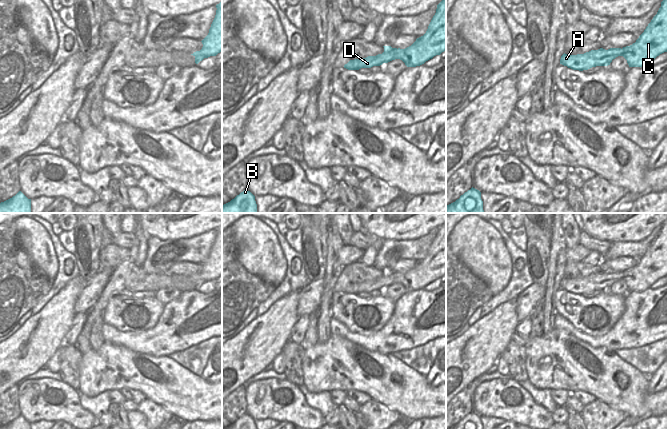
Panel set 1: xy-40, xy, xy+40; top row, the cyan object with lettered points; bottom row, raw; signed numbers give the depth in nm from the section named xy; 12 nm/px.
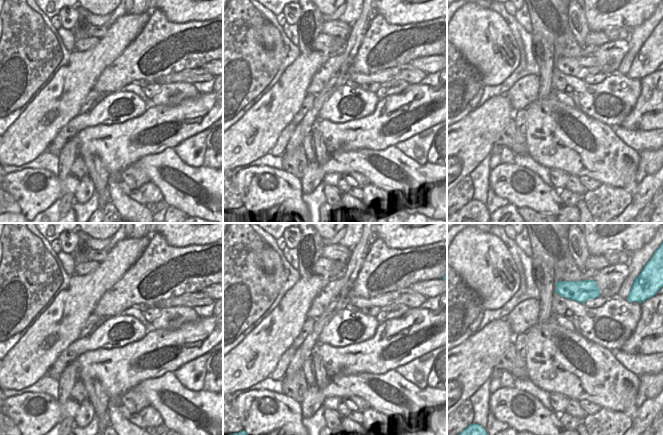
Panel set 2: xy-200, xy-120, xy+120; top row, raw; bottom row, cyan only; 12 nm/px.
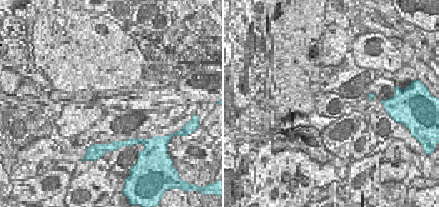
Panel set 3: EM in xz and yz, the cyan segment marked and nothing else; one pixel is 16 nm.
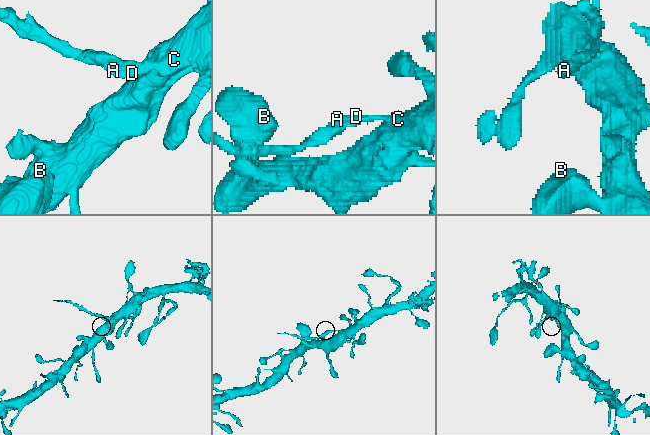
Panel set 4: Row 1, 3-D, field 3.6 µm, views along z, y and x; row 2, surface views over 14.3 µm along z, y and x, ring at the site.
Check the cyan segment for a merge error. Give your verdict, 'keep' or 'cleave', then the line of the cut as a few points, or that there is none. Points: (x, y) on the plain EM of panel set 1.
cleave; cut xy (397, 273), (394, 282)

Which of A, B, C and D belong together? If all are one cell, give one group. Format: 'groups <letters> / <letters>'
groups A D / B C

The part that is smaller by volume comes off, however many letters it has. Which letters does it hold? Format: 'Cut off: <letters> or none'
Cut off: A, D.

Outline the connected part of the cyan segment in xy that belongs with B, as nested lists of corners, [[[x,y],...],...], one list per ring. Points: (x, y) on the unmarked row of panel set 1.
[[[247,413],[224,429],[257,429],[255,420]]]

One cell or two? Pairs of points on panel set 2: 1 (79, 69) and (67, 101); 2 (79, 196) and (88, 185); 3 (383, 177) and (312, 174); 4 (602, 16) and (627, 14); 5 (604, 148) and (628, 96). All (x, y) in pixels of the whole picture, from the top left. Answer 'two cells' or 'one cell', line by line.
1: one cell
2: one cell
3: one cell
4: one cell
5: two cells

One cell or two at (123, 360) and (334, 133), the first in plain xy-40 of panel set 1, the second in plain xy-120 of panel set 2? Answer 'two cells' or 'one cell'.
two cells

